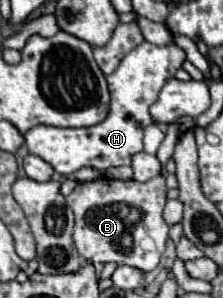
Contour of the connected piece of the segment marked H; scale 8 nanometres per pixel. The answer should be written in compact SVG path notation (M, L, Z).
M149 42L139 44L133 52L129 52L123 58L119 68L107 76L109 92L111 92L111 110L101 124L89 128L35 126L25 134L25 144L29 152L41 156L45 162L49 162L55 168L55 172L63 176L69 176L83 166L91 166L101 172L111 166L129 166L131 156L143 150L145 126L153 122L149 114L149 106L155 102L167 78L171 78L181 68L183 62L185 62L185 52L177 44L167 44L167 46L153 46Z

